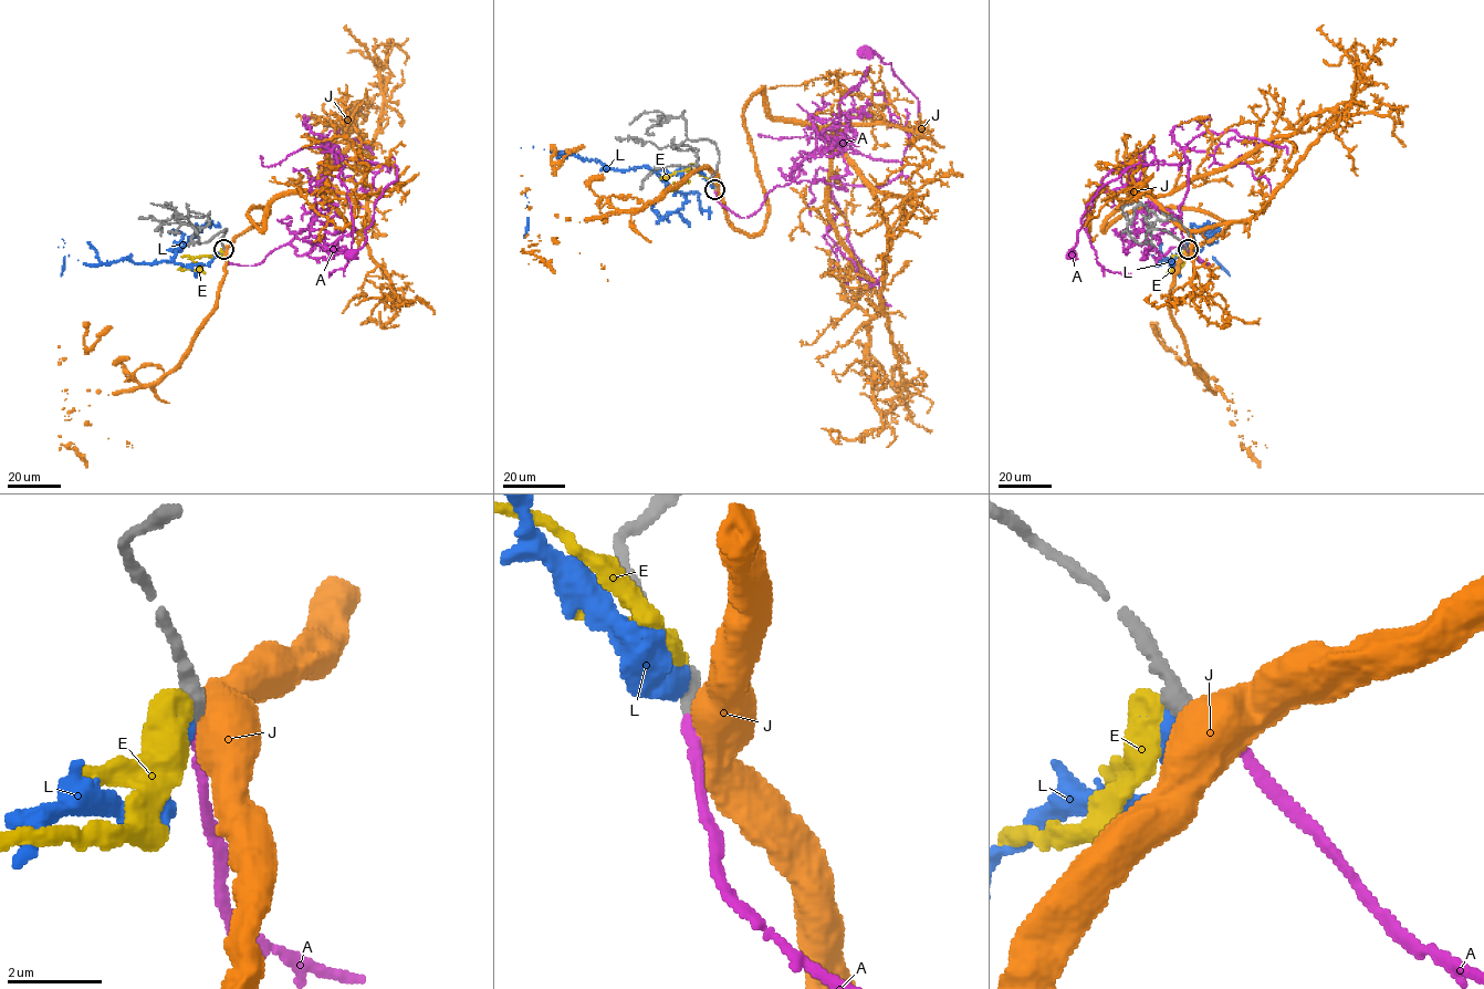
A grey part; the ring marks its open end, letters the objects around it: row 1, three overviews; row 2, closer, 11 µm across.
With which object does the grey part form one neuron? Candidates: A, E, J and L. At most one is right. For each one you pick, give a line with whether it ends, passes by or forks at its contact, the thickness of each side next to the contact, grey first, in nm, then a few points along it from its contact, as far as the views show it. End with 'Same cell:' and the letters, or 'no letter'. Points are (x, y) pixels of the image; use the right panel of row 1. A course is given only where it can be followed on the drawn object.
A: it ends; calibres 440 and 220 nm; course (1188, 249), (1213, 264), (1182, 242), (1184, 155), (1183, 163), (1138, 164), (1106, 183), (1086, 206), (1070, 254)
Same cell: A

